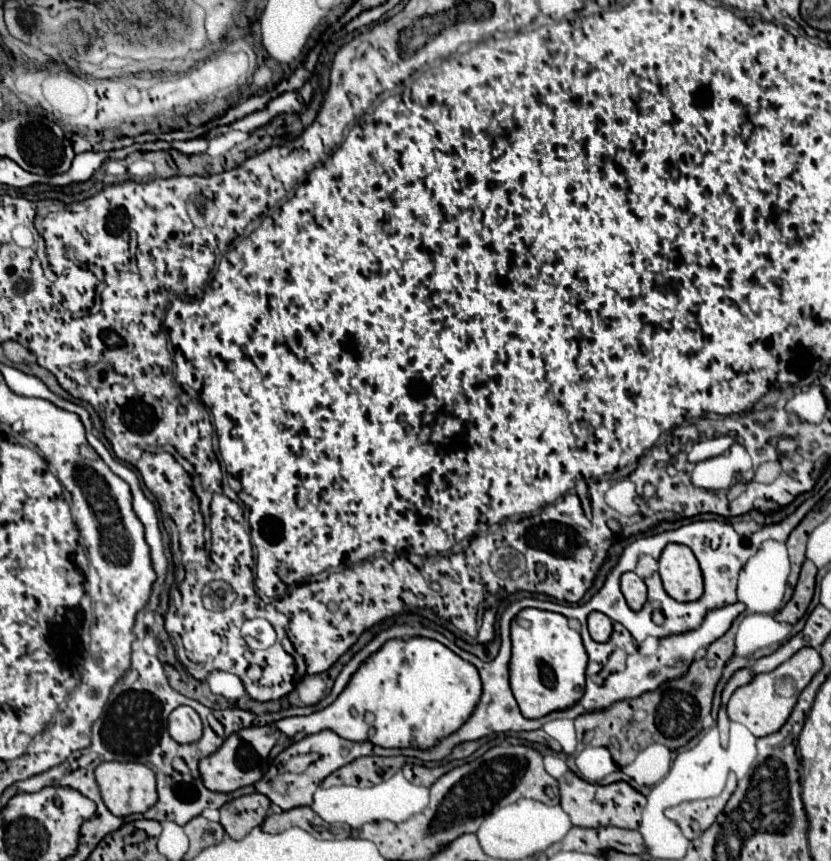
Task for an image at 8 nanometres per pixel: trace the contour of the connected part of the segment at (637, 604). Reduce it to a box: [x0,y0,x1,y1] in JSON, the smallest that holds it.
[621,572,647,610]

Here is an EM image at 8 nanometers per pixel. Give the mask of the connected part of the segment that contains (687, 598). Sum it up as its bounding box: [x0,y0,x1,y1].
[659,544,703,602]

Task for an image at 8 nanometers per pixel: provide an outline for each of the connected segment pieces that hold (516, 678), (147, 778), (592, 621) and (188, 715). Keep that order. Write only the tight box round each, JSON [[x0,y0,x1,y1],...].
[[509,608,587,718],[95,762,157,816],[587,612,613,642],[169,706,201,742]]

